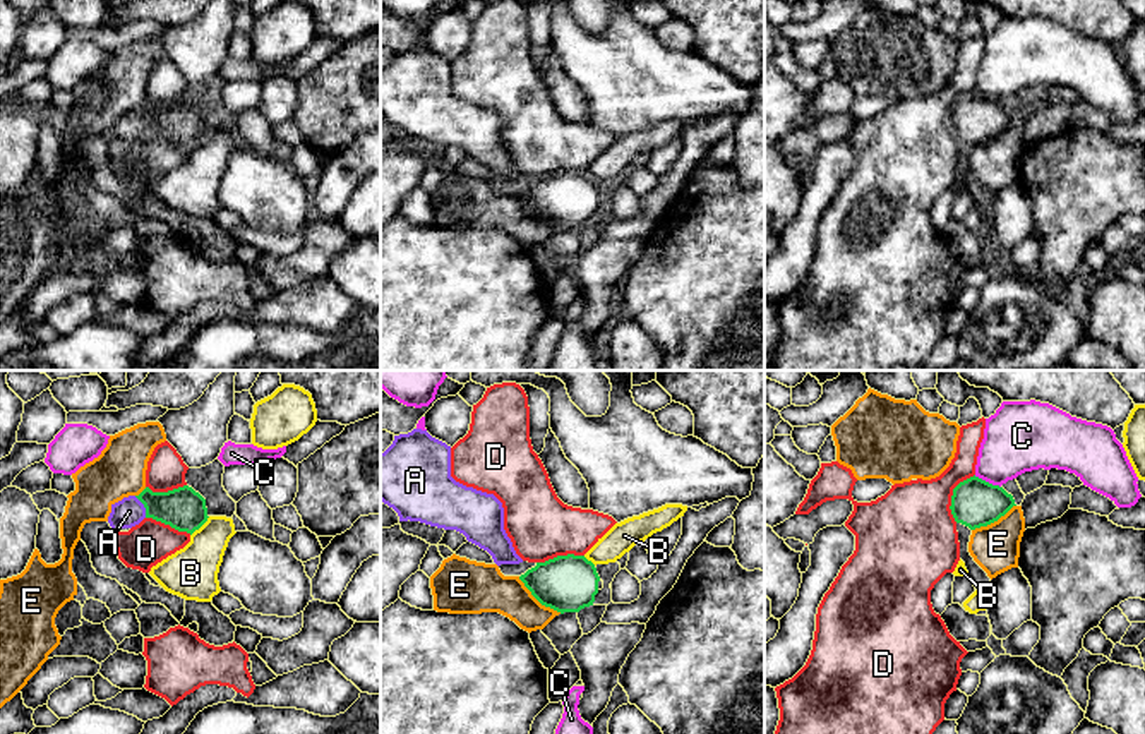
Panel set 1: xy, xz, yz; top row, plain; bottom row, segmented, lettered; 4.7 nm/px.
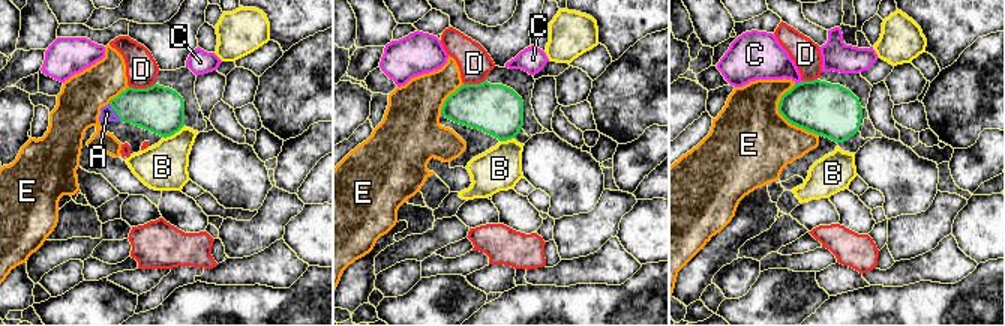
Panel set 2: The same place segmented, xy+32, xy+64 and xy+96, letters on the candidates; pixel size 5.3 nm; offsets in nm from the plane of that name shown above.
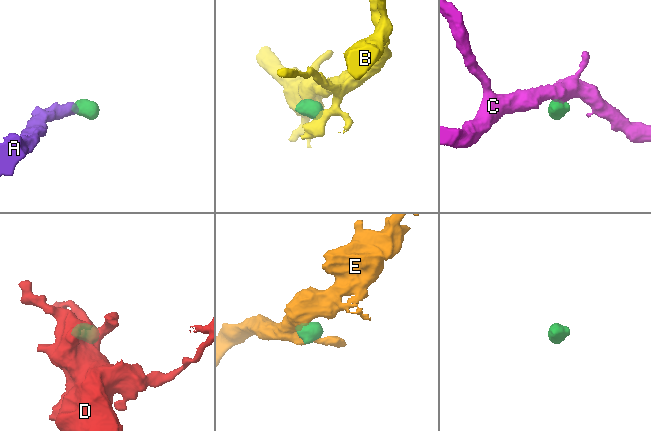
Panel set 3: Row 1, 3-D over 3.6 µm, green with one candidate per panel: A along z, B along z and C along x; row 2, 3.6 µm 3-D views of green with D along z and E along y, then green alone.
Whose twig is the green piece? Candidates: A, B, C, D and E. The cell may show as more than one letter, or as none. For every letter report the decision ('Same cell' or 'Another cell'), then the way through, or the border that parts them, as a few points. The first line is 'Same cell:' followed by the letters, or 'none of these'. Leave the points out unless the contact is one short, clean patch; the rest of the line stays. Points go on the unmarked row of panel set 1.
Same cell: A
A: Same cell. Path across: xy (184, 126), (144, 122), (129, 127)
B: Another cell. Boundary: xy (209, 132), (191, 151)
C: Another cell. Boundary: yz (974, 91), (1000, 103)
D: Another cell. Boundary: yz (974, 90), (953, 105), (950, 129), (955, 138)
E: Another cell

